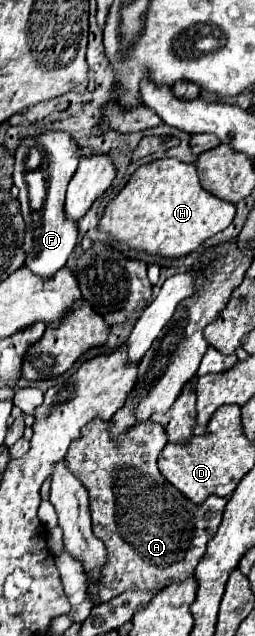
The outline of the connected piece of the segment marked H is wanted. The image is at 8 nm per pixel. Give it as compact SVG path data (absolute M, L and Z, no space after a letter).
M161 158L135 170L127 186L107 204L101 218L101 230L113 234L131 248L175 258L197 250L207 238L225 230L231 224L235 210L233 202L203 190L195 164L177 158Z

